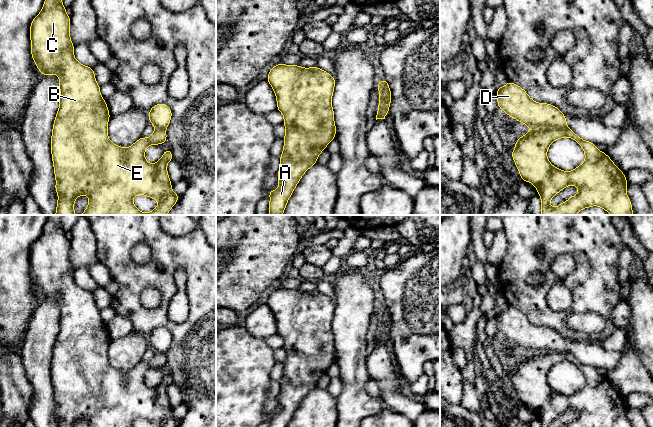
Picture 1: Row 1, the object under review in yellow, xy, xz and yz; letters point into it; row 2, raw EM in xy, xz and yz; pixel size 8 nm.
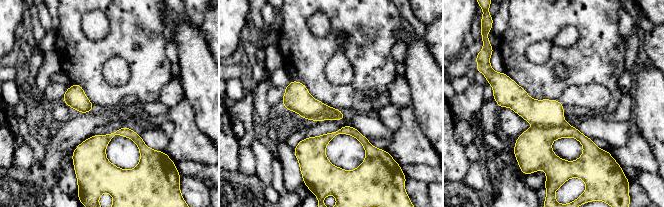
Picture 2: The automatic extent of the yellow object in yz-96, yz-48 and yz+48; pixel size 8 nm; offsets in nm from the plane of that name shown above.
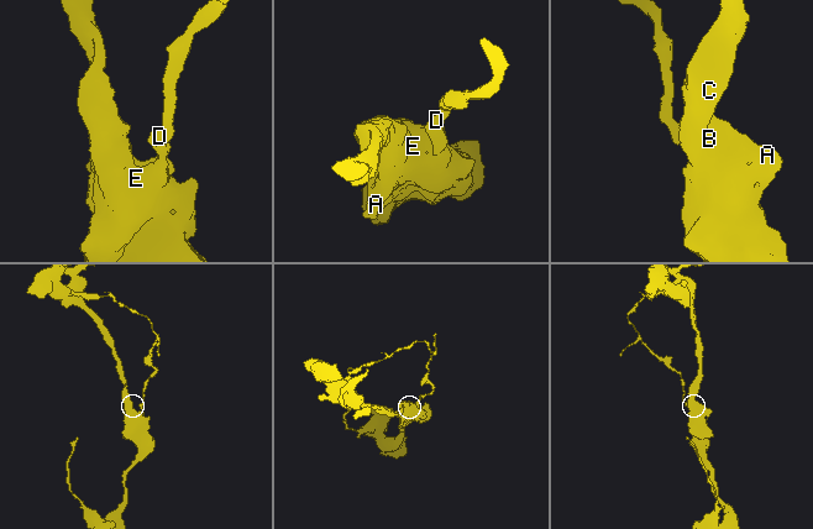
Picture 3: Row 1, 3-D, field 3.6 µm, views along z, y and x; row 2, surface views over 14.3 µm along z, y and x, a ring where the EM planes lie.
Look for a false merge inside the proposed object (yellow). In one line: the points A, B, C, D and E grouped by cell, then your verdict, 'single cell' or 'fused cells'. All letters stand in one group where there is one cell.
A B C E / D | fused cells

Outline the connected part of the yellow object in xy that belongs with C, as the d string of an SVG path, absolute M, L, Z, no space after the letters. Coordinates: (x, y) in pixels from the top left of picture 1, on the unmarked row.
M48 215L42 234L30 248L31 279L37 292L43 299L59 299L59 333L55 341L51 360L51 378L56 403L55 415L57 427L75 427L80 419L86 419L89 427L133 427L135 419L145 419L159 427L177 427L180 419L172 415L172 407L166 389L173 383L171 374L166 373L161 383L151 388L145 383L145 374L149 369L165 368L165 353L155 351L148 362L141 361L128 372L113 368L108 362L110 337L106 325L102 322L100 310L95 303L94 293L79 287L74 280L75 269L71 267L70 240L66 237L61 224L62 215Z

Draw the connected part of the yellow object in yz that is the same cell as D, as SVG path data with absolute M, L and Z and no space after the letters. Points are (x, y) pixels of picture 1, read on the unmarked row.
M511 305L495 316L498 318L498 332L506 336L508 341L515 342L530 352L567 351L566 339L559 332L548 327L535 326L522 311Z

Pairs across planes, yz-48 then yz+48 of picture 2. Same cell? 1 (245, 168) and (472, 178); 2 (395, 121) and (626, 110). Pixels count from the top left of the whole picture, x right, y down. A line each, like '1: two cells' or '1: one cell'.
1: one cell
2: one cell

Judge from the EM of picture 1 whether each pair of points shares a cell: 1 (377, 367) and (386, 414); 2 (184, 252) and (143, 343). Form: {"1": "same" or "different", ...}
{"1": "different", "2": "different"}

